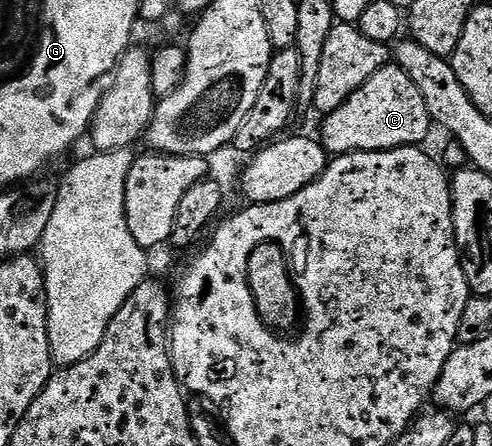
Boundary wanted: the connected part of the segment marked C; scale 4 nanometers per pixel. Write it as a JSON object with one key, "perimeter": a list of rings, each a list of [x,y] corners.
{"perimeter":[[[395,65],[378,69],[358,93],[354,93],[334,113],[323,116],[318,138],[329,156],[348,155],[351,151],[389,151],[395,147],[423,144],[428,130],[433,130],[432,114],[426,109],[418,85]]]}

